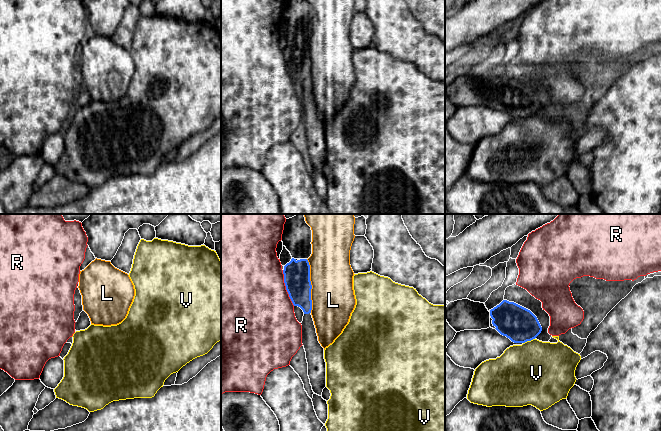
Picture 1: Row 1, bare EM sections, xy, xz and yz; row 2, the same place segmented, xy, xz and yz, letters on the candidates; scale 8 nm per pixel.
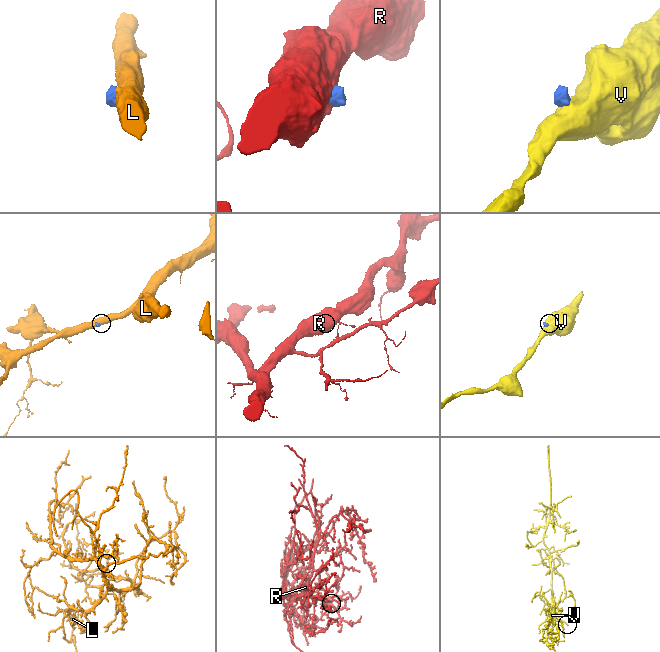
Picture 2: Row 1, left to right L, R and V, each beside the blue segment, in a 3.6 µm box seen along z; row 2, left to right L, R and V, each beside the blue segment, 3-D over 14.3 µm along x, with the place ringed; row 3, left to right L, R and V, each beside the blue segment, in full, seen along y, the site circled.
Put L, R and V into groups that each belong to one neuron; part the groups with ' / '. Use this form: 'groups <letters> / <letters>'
groups L / R / V

